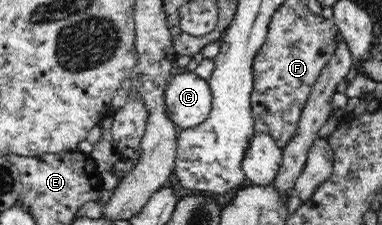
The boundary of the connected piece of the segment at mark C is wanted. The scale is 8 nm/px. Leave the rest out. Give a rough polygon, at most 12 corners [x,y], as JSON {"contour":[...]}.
{"contour":[[177,71],[166,88],[168,115],[179,129],[208,118],[209,82]]}

